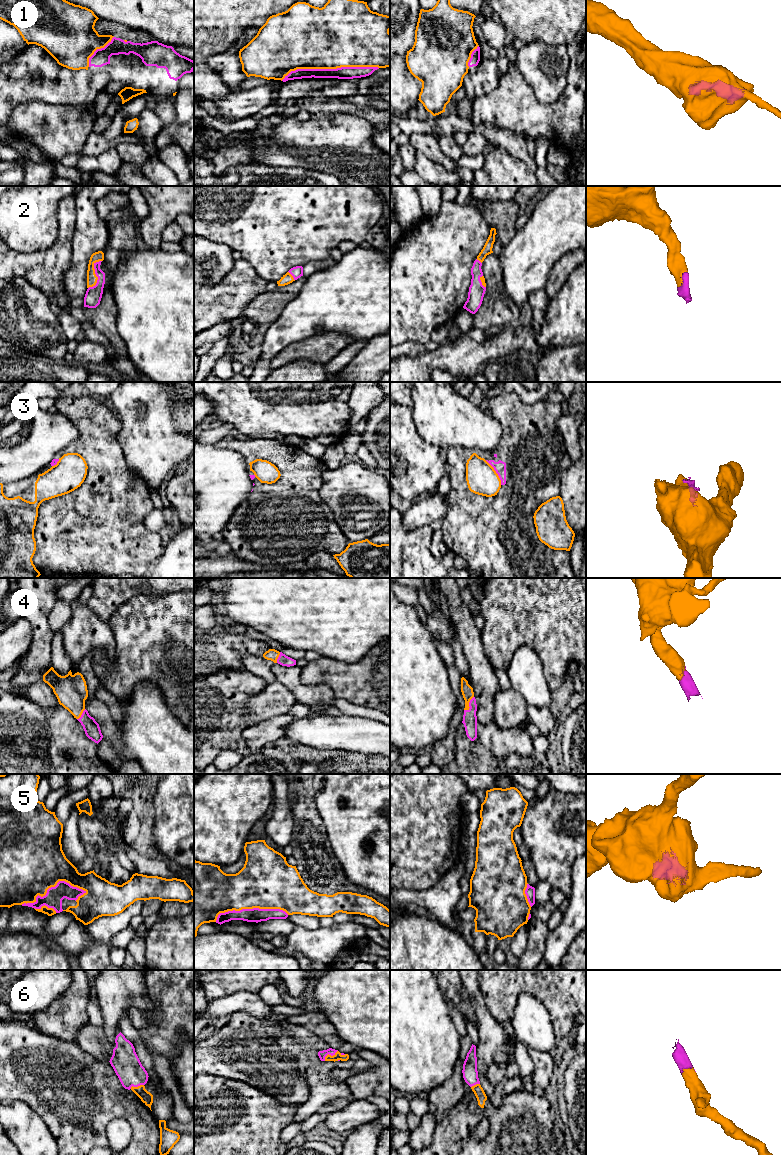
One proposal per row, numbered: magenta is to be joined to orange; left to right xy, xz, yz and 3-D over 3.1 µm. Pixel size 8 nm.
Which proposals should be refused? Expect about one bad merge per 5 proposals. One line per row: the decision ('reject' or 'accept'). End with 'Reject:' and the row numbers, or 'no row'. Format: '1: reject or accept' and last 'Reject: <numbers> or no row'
1: accept
2: accept
3: reject
4: accept
5: accept
6: accept
Reject: 3

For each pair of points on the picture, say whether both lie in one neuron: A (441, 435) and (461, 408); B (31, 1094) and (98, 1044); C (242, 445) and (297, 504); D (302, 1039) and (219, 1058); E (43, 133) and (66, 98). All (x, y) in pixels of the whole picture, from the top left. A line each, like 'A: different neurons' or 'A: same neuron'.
A: same neuron
B: different neurons
C: same neuron
D: same neuron
E: different neurons

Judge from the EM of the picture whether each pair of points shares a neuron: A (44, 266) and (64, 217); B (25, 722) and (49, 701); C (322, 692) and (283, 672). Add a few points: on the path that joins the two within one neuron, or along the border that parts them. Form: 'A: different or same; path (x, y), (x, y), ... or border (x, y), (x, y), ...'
A: same; path (56, 254), (63, 245), (64, 229)
B: different; border (22, 695), (43, 706), (55, 707), (58, 704)
C: same; path (312, 692), (303, 692), (293, 682)

